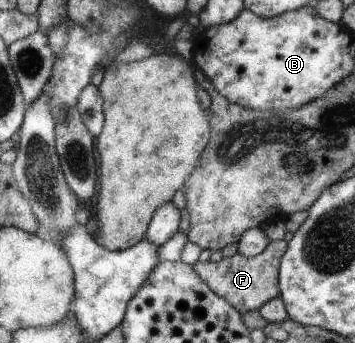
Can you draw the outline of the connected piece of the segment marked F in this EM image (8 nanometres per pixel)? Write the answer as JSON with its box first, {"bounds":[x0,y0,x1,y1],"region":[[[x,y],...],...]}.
{"bounds":[192,240,287,311],"region":[[[284,240],[270,241],[261,253],[247,257],[239,252],[231,257],[224,257],[216,262],[198,260],[192,264],[197,275],[210,287],[215,295],[222,296],[239,311],[257,310],[263,303],[280,295],[278,287],[278,267],[282,255],[286,253],[287,243]]]}

